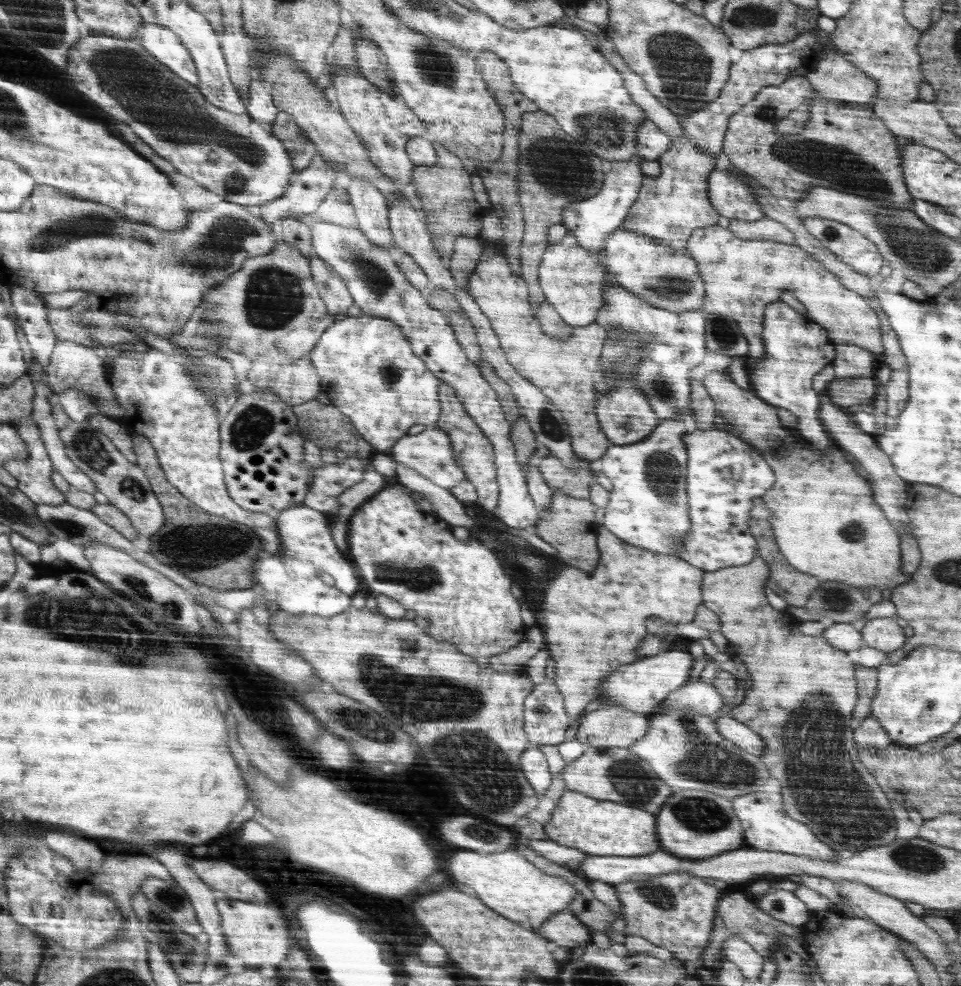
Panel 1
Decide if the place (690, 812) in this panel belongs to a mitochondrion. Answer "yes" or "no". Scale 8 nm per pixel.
yes

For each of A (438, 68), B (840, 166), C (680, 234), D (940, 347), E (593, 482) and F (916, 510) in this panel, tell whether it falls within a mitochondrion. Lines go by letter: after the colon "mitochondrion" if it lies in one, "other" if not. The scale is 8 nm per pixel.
A: mitochondrion
B: mitochondrion
C: other
D: other
E: other
F: other

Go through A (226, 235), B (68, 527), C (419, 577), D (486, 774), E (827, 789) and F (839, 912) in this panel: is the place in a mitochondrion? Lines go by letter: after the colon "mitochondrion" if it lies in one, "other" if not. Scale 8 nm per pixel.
A: mitochondrion
B: mitochondrion
C: mitochondrion
D: mitochondrion
E: mitochondrion
F: other

